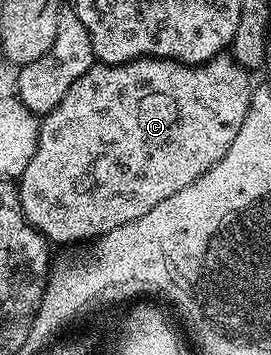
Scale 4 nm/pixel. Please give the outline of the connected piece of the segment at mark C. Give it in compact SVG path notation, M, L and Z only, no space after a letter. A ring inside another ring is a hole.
M227 52L202 62L200 66L187 66L184 62L173 61L172 58L135 58L132 62L122 62L116 66L91 66L89 72L78 78L73 88L69 88L69 92L65 92L61 104L42 115L37 152L33 152L33 160L29 160L25 172L17 179L19 203L25 220L35 230L42 232L48 243L56 244L55 242L81 242L85 238L98 240L113 228L129 224L137 220L137 216L145 216L145 212L149 212L149 208L157 208L161 200L169 200L169 196L189 188L189 184L209 172L209 168L213 168L213 164L220 162L225 152L229 152L229 144L233 144L237 132L241 132L241 124L245 124L245 116L251 107L251 78L248 70Z

